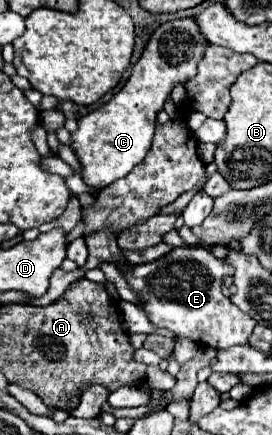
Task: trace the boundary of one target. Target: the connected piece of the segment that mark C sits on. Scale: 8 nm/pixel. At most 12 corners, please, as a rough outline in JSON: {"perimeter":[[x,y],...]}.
{"perimeter":[[190,18],[156,28],[132,76],[78,120],[96,196],[150,150],[156,114],[196,74]]}

